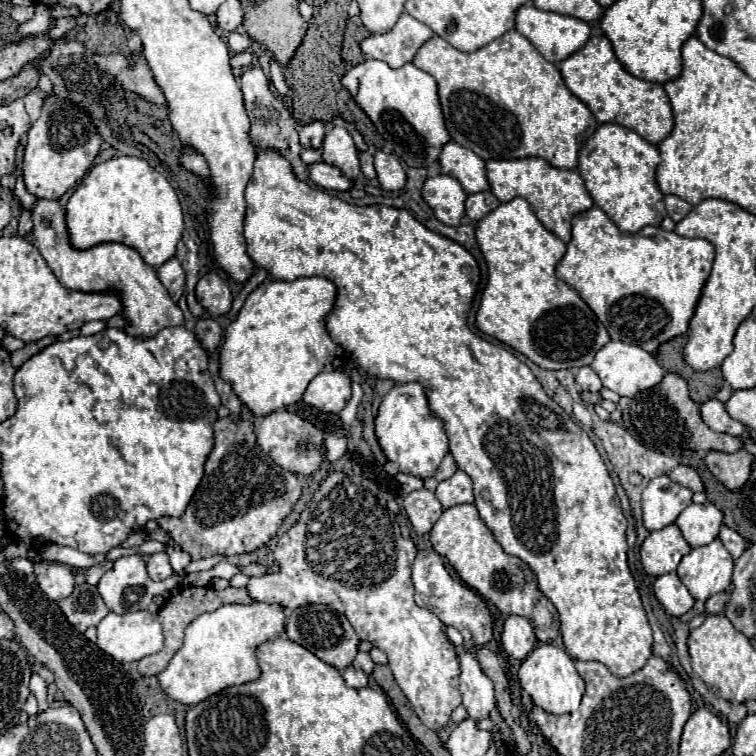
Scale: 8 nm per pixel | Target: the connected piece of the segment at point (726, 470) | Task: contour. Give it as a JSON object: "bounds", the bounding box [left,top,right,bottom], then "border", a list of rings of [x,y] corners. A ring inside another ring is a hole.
{"bounds":[705,448,755,490],"border":[[[743,448],[733,454],[725,454],[725,452],[707,452],[705,454],[707,468],[729,490],[737,490],[749,480],[753,460],[755,460],[755,456],[751,456]]]}

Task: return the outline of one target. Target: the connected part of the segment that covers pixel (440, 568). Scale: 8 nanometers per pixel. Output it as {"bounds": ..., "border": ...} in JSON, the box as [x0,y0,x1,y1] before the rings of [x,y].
{"bounds":[413,548,493,650],"border":[[[433,548],[421,550],[417,554],[413,564],[413,584],[415,584],[415,602],[423,608],[429,608],[445,626],[455,626],[463,634],[465,638],[463,646],[467,650],[475,650],[477,646],[483,646],[493,638],[493,618],[489,608],[485,606],[485,600],[469,586],[453,578],[447,572],[441,556]]]}

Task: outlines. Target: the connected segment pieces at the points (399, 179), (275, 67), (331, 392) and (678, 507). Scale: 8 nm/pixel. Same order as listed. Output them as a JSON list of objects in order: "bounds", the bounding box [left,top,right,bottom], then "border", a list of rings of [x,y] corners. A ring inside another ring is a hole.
[{"bounds":[375,152,407,190],"border":[[[375,152],[375,170],[377,170],[377,180],[383,190],[401,190],[407,182],[405,170],[397,156],[385,154],[385,152]]]},{"bounds":[269,58,289,96],"border":[[[271,58],[271,60],[269,60],[269,70],[271,70],[271,82],[273,82],[273,86],[277,88],[277,92],[279,92],[281,96],[285,96],[285,94],[289,92],[289,88],[287,88],[287,84],[285,84],[281,64]]]},{"bounds":[303,370,351,414],"border":[[[341,370],[317,374],[303,394],[305,404],[331,414],[339,414],[347,406],[349,398],[351,398],[351,380]]]},{"bounds":[643,476,693,532],"border":[[[659,476],[643,490],[643,524],[649,532],[661,530],[677,520],[691,504],[693,492],[673,482],[669,476]]]}]

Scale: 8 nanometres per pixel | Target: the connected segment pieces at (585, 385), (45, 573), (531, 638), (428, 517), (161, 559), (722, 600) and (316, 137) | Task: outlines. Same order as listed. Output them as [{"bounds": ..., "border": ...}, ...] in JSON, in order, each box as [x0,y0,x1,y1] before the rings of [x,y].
[{"bounds":[575,366,603,392],"border":[[[583,366],[583,368],[579,368],[575,380],[577,380],[577,384],[579,384],[583,390],[589,390],[589,392],[599,392],[599,390],[603,388],[599,376],[591,370],[591,366]]]},{"bounds":[35,562,75,602],"border":[[[55,562],[35,564],[35,576],[39,588],[55,602],[71,596],[73,592],[75,576],[65,564],[55,564]]]},{"bounds":[501,616,537,660],"border":[[[507,616],[501,632],[501,646],[511,658],[523,660],[537,644],[533,628],[523,616]]]},{"bounds":[403,488,443,534],"border":[[[425,488],[407,494],[407,498],[403,500],[403,508],[409,514],[409,520],[417,534],[427,534],[443,514],[443,508],[435,494]]]},{"bounds":[145,552,173,580],"border":[[[157,552],[145,558],[147,562],[147,572],[151,580],[165,580],[169,576],[173,576],[173,568],[169,564],[169,556],[165,552]]]},{"bounds":[705,592,727,614],"border":[[[725,592],[713,594],[713,596],[705,602],[705,612],[707,612],[707,614],[719,614],[719,612],[725,610],[725,604],[727,604],[727,594],[725,594]]]},{"bounds":[299,122,325,148],"border":[[[323,122],[305,124],[301,128],[301,132],[299,132],[299,138],[301,138],[301,146],[303,148],[319,148],[321,142],[323,142],[323,136],[325,136]]]}]

